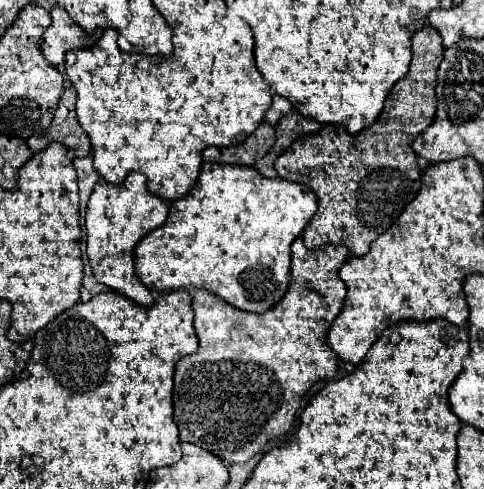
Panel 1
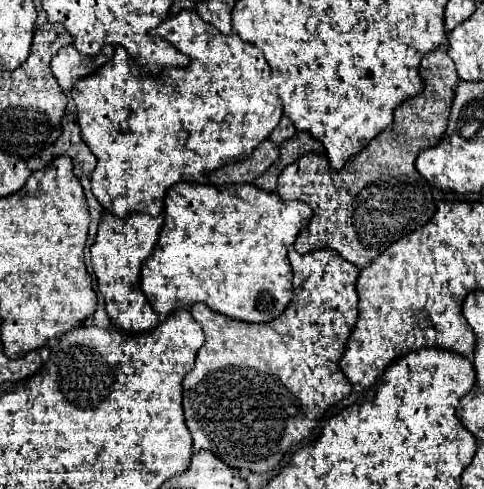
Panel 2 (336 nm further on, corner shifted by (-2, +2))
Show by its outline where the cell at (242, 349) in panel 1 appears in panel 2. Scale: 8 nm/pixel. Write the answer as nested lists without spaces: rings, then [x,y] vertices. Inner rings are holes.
[[[290,248],[288,256],[294,268],[294,298],[276,320],[250,324],[218,314],[202,302],[190,308],[192,316],[204,328],[206,342],[198,350],[196,366],[182,382],[186,426],[192,434],[196,452],[210,450],[232,468],[248,468],[252,472],[276,468],[284,454],[310,434],[322,414],[352,392],[338,360],[358,318],[358,268],[332,250],[298,254]]]

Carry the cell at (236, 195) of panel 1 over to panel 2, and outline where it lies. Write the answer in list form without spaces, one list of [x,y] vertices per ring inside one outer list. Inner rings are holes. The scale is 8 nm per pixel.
[[[178,182],[166,192],[164,226],[152,256],[142,266],[140,286],[150,306],[166,316],[176,308],[190,308],[196,302],[208,304],[214,312],[244,322],[268,322],[282,314],[292,300],[292,266],[288,250],[302,228],[312,220],[312,208],[300,200],[282,200],[276,192],[264,192],[254,184],[202,186]]]

